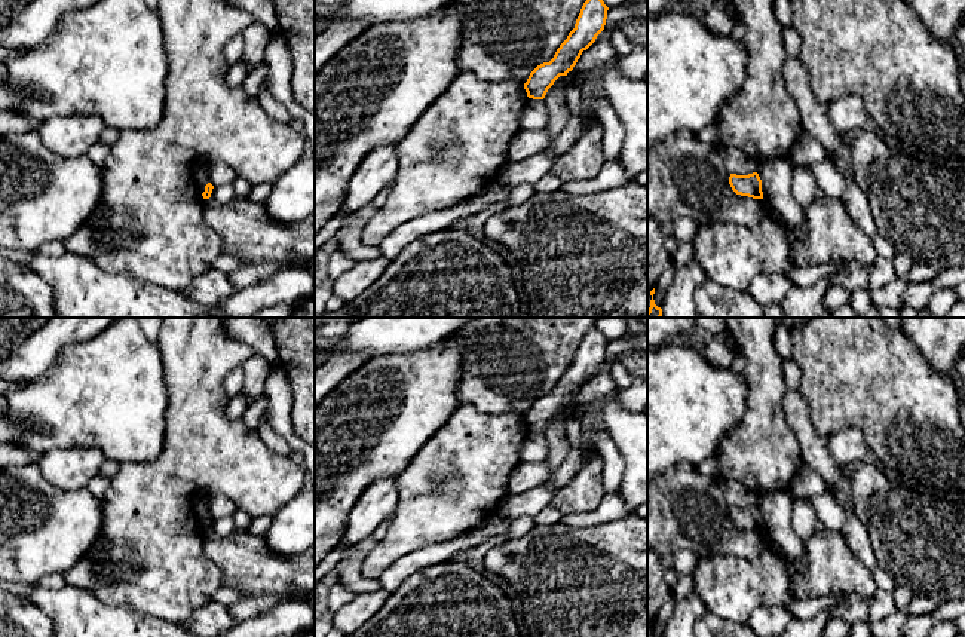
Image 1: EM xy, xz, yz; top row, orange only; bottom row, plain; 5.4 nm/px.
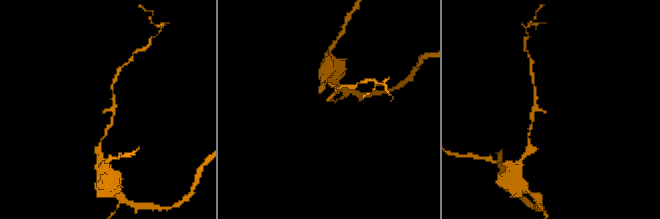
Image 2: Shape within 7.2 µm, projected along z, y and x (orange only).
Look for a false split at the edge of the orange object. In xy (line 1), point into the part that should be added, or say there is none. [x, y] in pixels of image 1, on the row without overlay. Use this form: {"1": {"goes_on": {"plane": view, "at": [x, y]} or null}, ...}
{"1": {"goes_on": null}}

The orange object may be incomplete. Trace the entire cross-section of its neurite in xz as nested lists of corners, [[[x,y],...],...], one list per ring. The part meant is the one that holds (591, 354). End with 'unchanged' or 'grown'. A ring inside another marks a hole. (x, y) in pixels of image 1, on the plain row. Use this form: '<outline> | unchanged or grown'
[[[597,325],[588,330],[576,352],[575,361],[560,377],[554,391],[549,395],[537,398],[530,405],[524,416],[529,431],[543,432],[554,414],[573,402],[582,385],[586,383],[604,362],[607,343],[609,340]]] | unchanged

